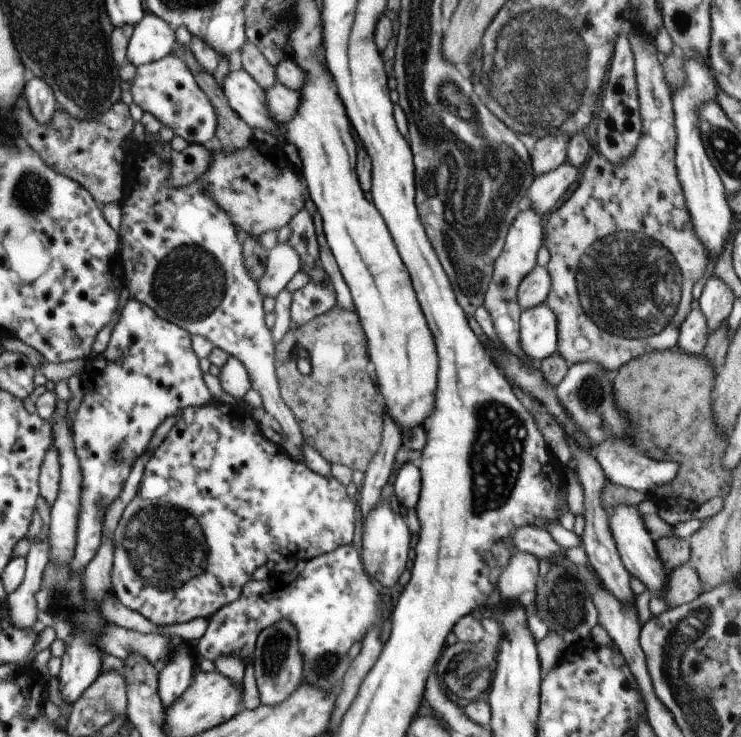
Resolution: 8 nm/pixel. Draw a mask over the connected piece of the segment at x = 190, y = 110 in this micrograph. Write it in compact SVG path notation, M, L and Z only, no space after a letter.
M170 54L142 67L137 66L136 76L130 90L133 102L138 104L143 112L148 112L155 116L162 126L171 128L175 136L180 136L189 143L205 146L211 143L211 141L215 142L216 126L218 126L216 109L212 106L210 100L208 100L206 93L198 86L186 62L179 56Z

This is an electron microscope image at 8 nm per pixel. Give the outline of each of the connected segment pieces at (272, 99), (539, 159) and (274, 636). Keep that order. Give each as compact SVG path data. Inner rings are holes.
M276 82L272 88L266 88L266 110L278 124L288 122L294 116L300 104L300 91L292 90Z
M553 134L535 141L531 154L533 174L542 176L567 162L568 136Z
M281 620L260 632L254 650L254 670L262 705L278 706L304 682L303 662L298 650L297 630L290 622Z

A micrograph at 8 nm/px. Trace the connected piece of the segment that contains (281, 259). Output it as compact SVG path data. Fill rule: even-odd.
M277 244L267 250L267 264L264 276L257 280L262 300L266 297L276 298L286 284L292 280L296 272L300 270L300 258L290 244Z

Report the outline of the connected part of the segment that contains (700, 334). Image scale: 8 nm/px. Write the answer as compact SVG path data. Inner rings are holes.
M691 309L680 325L677 348L690 356L700 356L708 342L708 325L700 309Z

